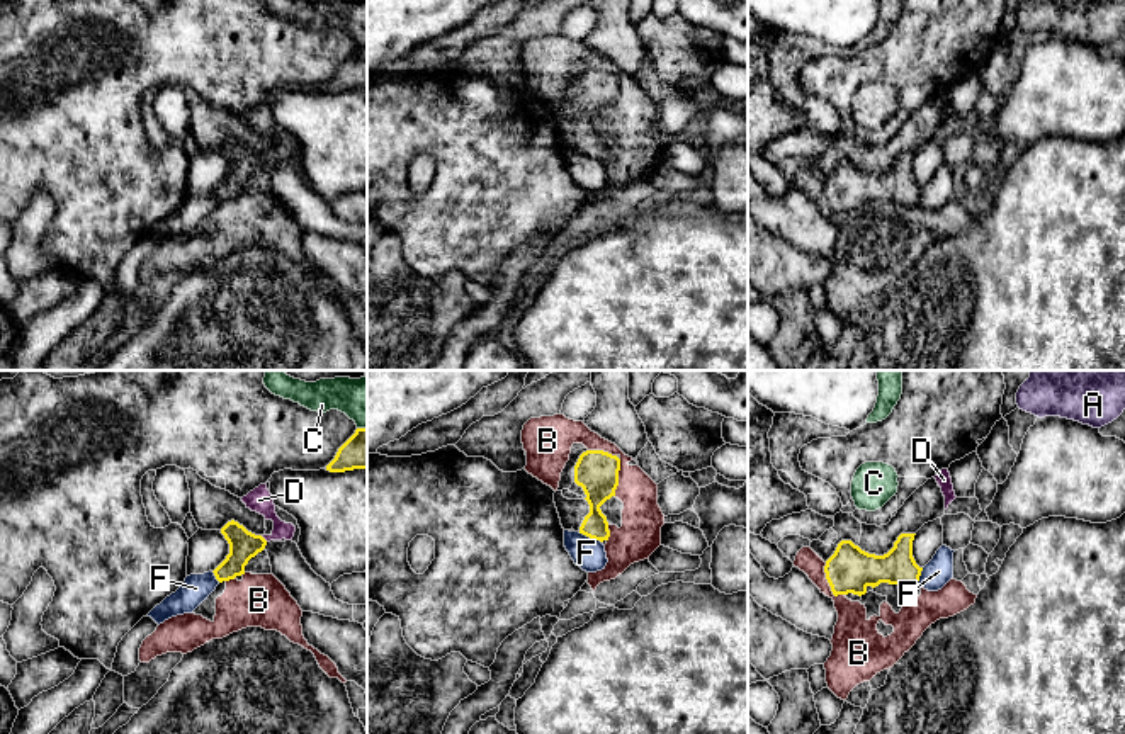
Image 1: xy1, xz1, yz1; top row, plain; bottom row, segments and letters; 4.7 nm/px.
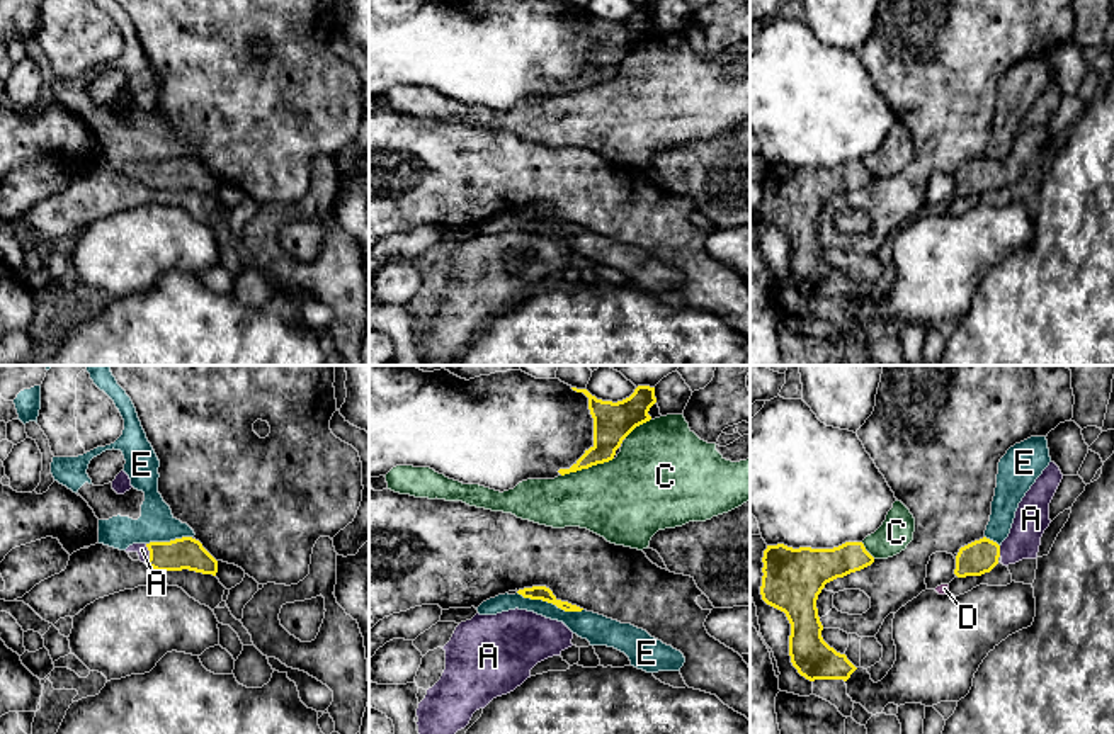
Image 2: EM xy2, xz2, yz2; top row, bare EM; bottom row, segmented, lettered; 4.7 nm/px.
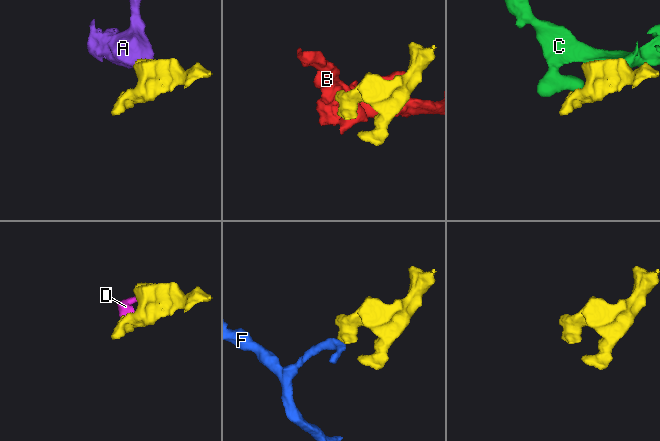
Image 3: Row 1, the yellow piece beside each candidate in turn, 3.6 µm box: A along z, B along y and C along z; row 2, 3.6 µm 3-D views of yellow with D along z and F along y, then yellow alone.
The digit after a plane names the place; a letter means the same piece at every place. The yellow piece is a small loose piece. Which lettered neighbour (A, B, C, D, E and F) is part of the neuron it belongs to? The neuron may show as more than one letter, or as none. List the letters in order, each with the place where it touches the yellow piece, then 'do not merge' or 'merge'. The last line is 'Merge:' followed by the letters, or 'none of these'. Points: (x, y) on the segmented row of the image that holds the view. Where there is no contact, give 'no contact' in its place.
A: xy2 (150, 554) | merge
B: yz1 (828, 581) | do not merge
C: xz2 (587, 468) | do not merge
D: xy1 (262, 537) | merge
E: xz2 (550, 602) | do not merge
F: xz1 (590, 537) | do not merge
Merge: A, D

